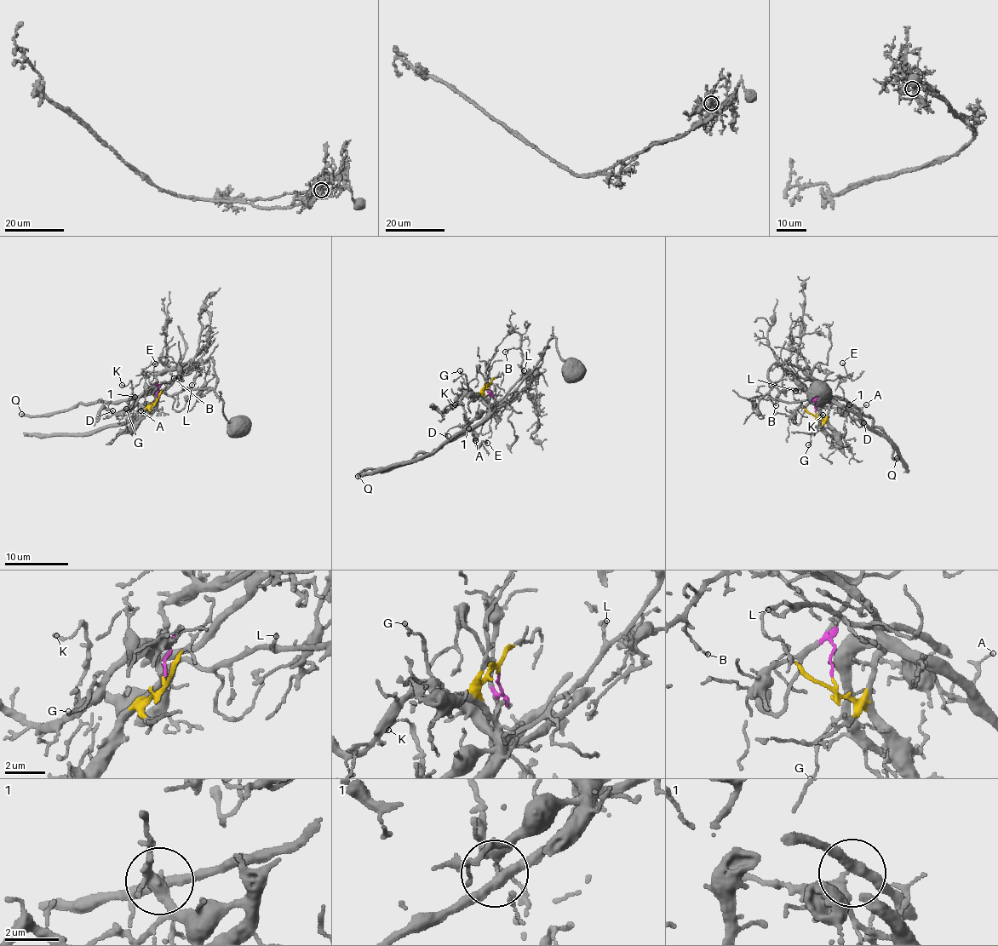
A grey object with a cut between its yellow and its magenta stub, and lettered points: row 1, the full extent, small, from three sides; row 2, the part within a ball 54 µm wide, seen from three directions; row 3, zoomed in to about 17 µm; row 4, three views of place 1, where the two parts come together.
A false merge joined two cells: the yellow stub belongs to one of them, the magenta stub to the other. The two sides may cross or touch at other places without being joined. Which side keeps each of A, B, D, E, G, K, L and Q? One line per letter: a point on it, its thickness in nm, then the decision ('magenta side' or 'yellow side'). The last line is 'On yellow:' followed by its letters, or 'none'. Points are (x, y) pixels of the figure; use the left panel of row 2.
A: at (140, 410); 60 nm thick; yellow side
B: at (174, 378); 90 nm thick; magenta side
D: at (112, 410); 150 nm thick; yellow side
E: at (155, 364); 110 nm thick; magenta side
G: at (126, 409); 90 nm thick; yellow side
K: at (122, 385); 110 nm thick; yellow side
L: at (192, 385); 140 nm thick; yellow side
Q: at (21, 414); 320 nm thick; magenta side
On yellow: A, D, G, K, L

